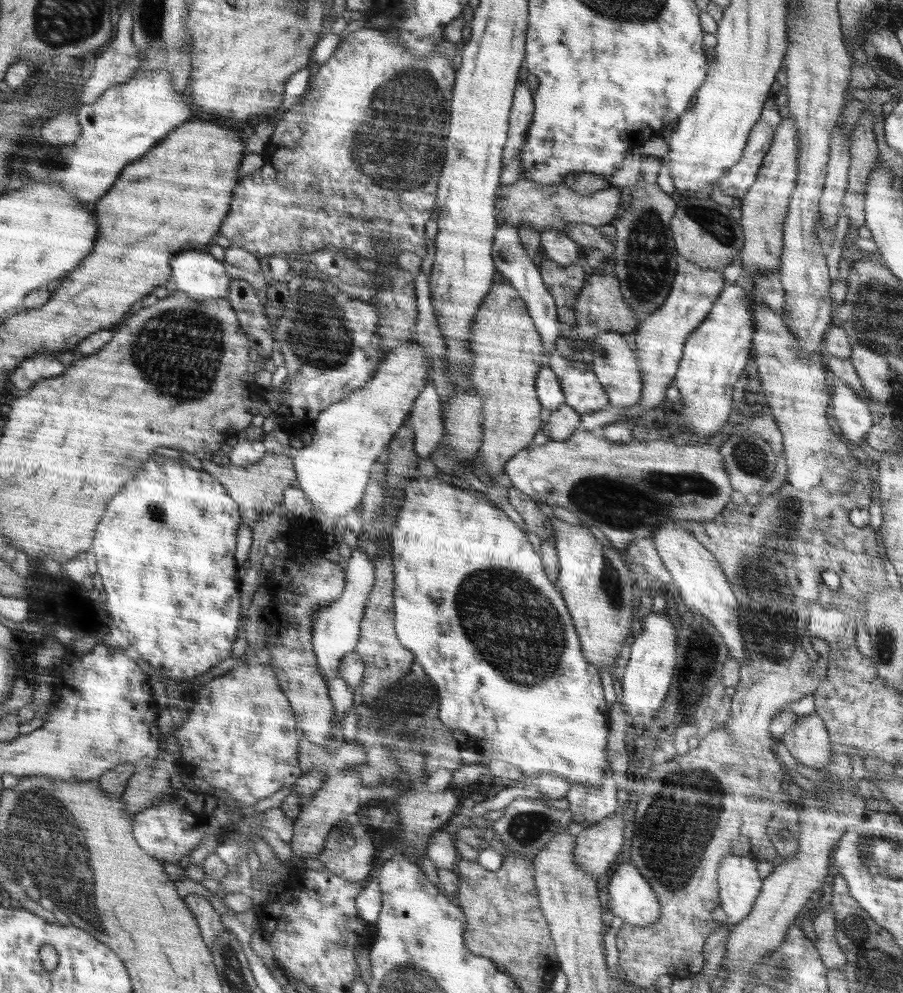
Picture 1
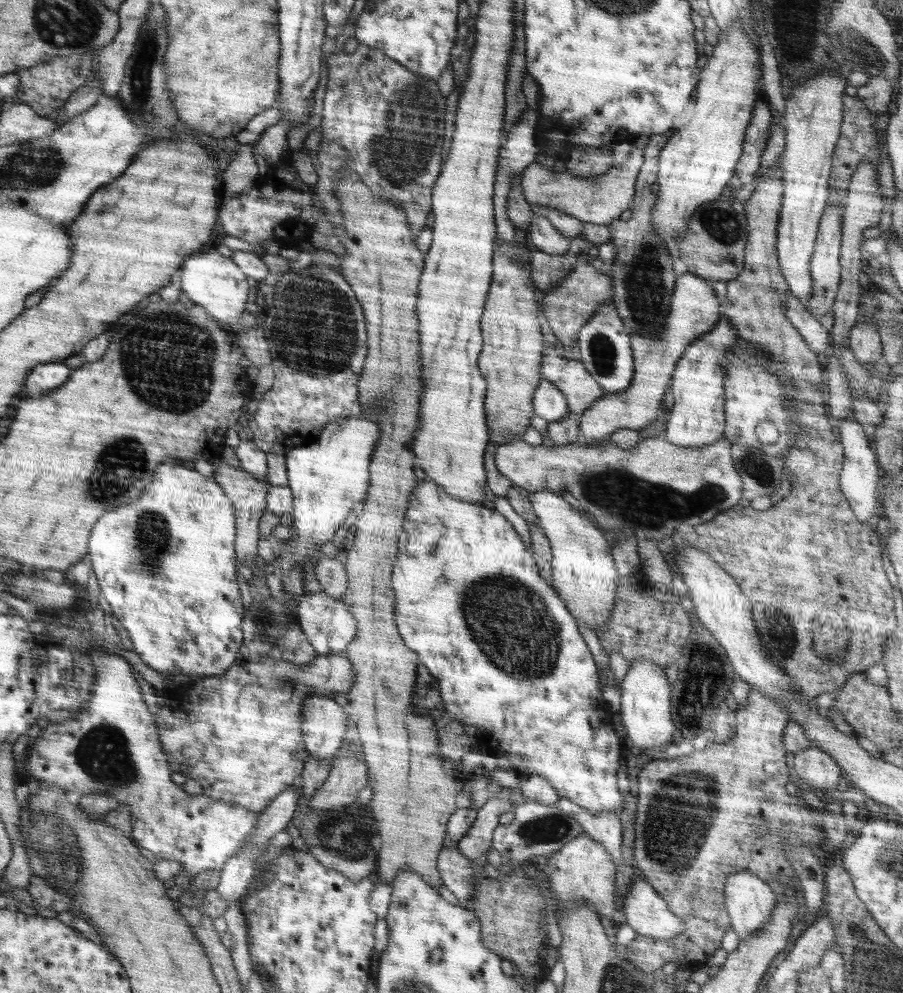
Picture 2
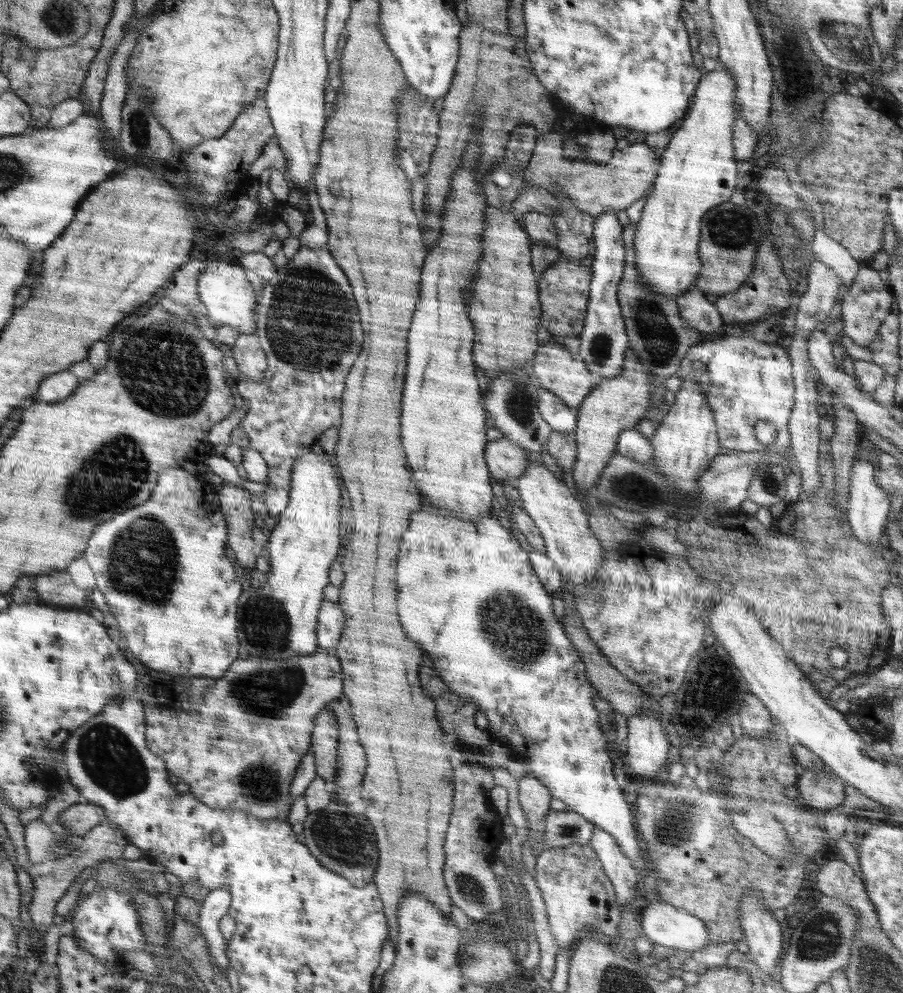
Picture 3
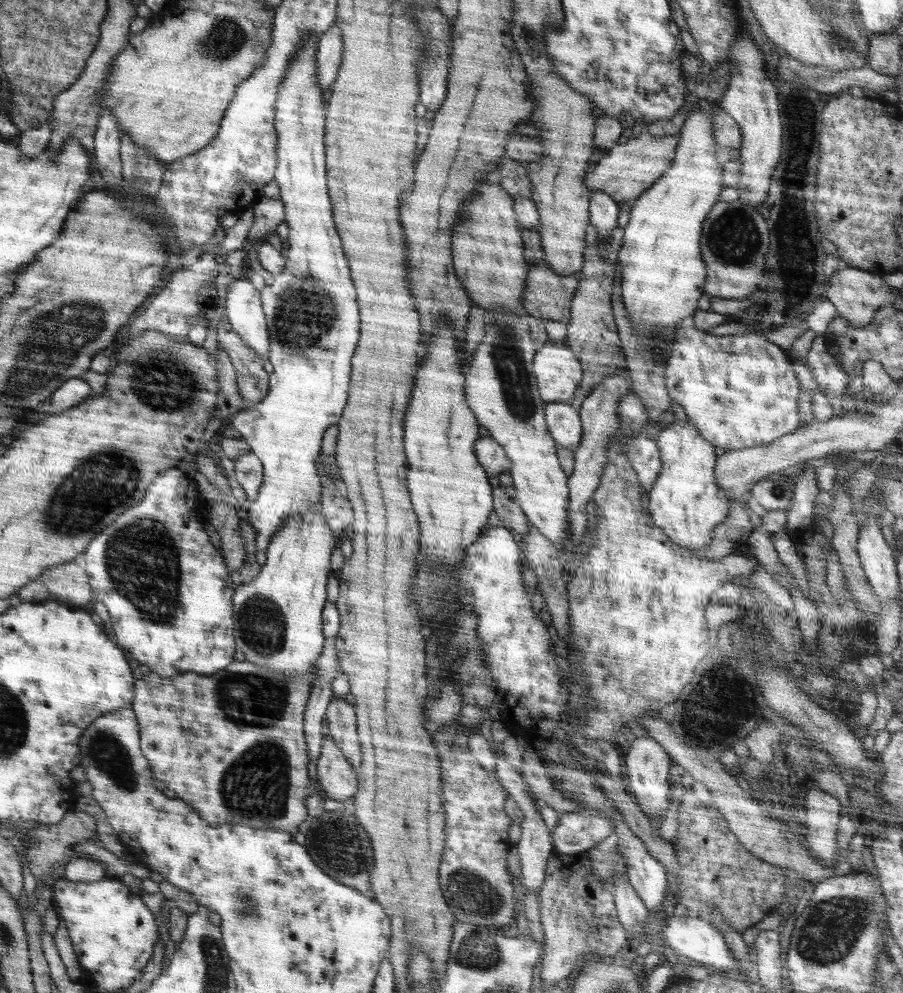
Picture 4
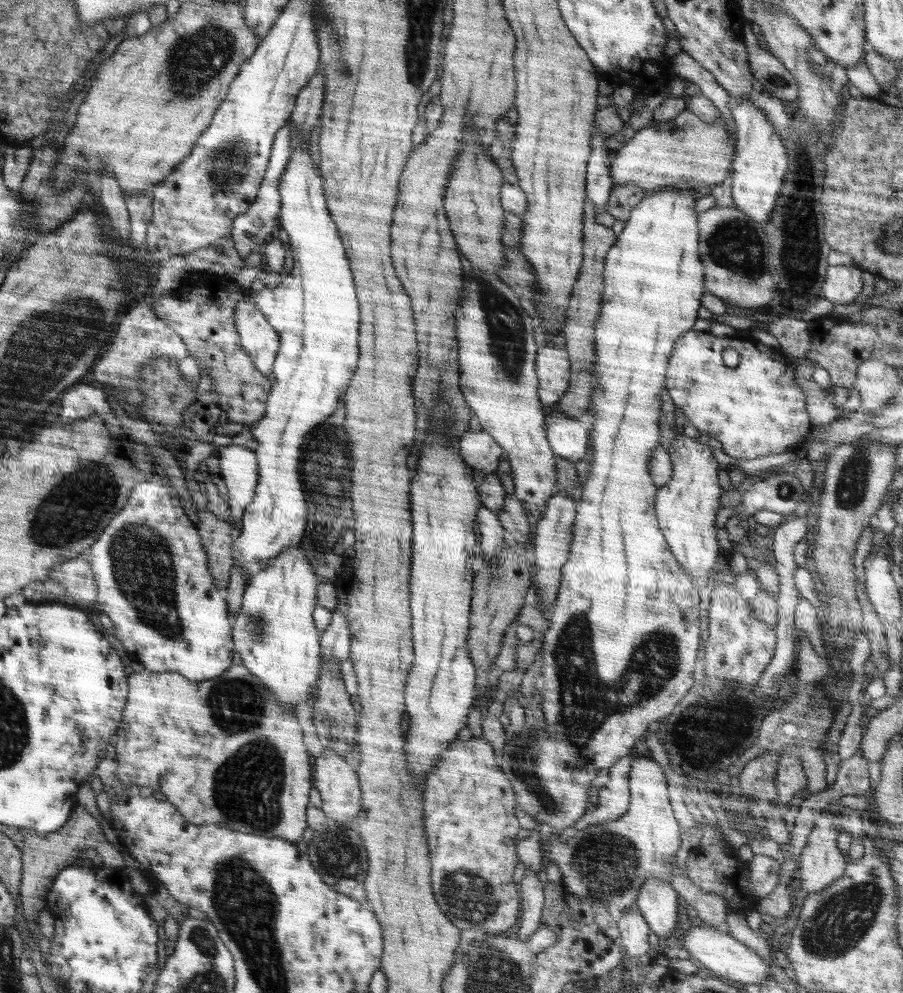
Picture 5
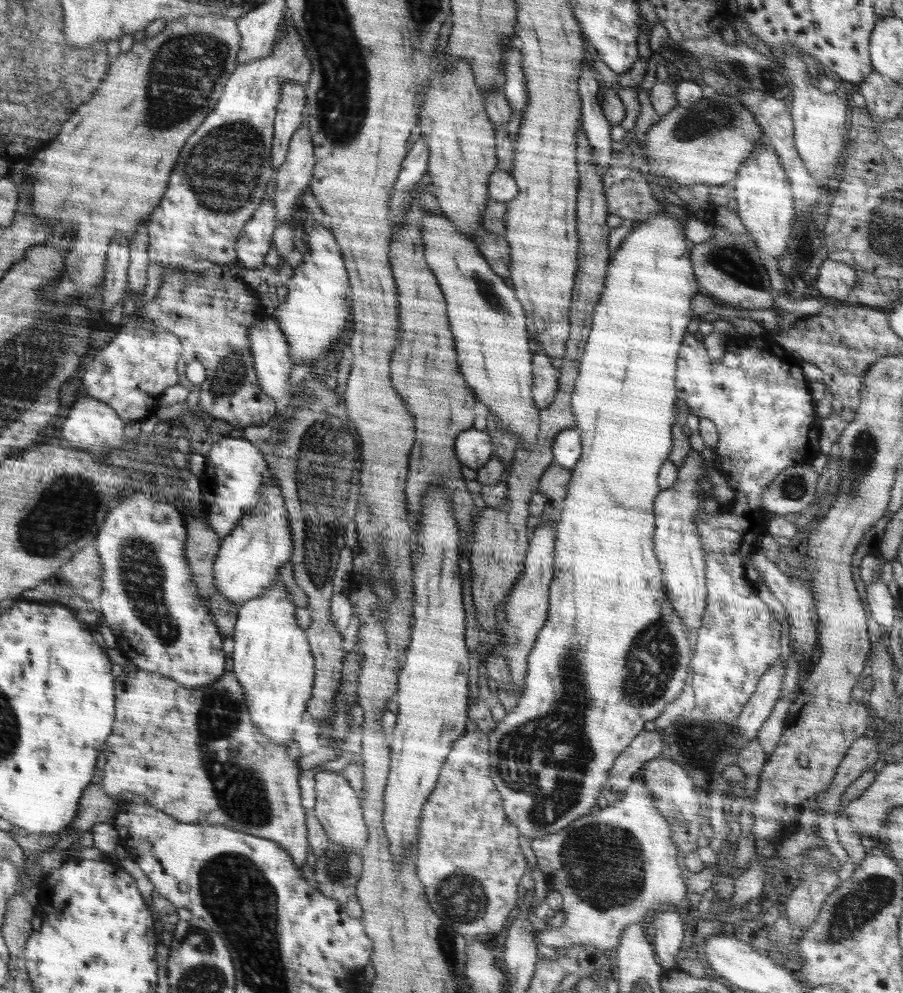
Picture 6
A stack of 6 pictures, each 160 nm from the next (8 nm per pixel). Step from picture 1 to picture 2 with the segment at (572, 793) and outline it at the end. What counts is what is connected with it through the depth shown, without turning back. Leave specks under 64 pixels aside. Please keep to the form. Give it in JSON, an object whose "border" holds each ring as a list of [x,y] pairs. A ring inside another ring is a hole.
{"border":[[[561,798],[557,803],[565,815],[575,818],[583,832],[589,834],[594,840],[601,842],[609,852],[614,866],[618,867],[623,861],[622,851],[622,825],[620,825],[620,814],[614,811],[602,811],[593,813],[585,808],[578,807],[566,798]]]}

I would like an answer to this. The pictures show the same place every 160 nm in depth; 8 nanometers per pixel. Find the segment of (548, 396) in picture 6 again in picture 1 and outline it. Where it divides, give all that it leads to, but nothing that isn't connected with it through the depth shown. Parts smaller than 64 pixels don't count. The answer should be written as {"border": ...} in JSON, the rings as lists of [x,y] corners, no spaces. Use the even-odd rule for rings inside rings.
{"border":[[[557,350],[550,353],[548,365],[560,384],[564,403],[581,415],[604,410],[609,405],[609,398],[592,368],[578,358],[567,358]]]}

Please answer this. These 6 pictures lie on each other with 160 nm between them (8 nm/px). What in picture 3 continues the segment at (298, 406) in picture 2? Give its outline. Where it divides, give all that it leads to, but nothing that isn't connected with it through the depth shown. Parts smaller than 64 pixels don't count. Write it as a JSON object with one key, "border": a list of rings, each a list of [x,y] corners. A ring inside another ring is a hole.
{"border":[[[301,245],[296,256],[294,256],[294,258],[292,258],[284,267],[278,269],[276,274],[272,276],[272,279],[266,282],[266,286],[261,289],[261,299],[260,302],[258,302],[257,336],[259,337],[259,343],[264,349],[265,355],[268,357],[268,369],[270,372],[273,372],[274,375],[271,380],[260,383],[250,379],[239,379],[236,382],[236,386],[239,393],[243,395],[242,398],[244,401],[250,404],[245,417],[243,417],[239,423],[239,426],[241,426],[242,430],[248,435],[250,440],[249,447],[257,450],[264,457],[268,467],[270,467],[268,489],[265,490],[261,498],[267,506],[267,514],[274,516],[274,518],[280,516],[280,512],[284,511],[289,504],[289,492],[292,490],[293,464],[296,463],[299,456],[310,453],[306,448],[308,448],[310,444],[314,444],[316,438],[318,438],[324,430],[328,430],[328,428],[332,428],[332,426],[338,428],[338,426],[342,424],[342,392],[344,392],[344,382],[346,382],[346,376],[348,376],[348,372],[350,372],[350,368],[352,368],[356,356],[358,356],[360,350],[362,350],[362,342],[364,338],[363,330],[360,328],[360,320],[358,320],[356,302],[354,302],[354,298],[352,298],[352,294],[350,294],[353,288],[348,284],[346,278],[346,274],[338,268],[336,258],[330,253],[327,246],[325,246],[325,248],[308,248],[308,246]]]}

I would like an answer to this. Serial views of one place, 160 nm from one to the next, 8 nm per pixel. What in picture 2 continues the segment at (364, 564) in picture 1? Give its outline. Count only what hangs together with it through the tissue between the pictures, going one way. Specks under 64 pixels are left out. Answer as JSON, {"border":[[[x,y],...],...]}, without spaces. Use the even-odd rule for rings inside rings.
{"border":[[[306,593],[297,606],[297,621],[320,656],[344,654],[349,643],[357,636],[357,620],[348,605],[326,593]]]}

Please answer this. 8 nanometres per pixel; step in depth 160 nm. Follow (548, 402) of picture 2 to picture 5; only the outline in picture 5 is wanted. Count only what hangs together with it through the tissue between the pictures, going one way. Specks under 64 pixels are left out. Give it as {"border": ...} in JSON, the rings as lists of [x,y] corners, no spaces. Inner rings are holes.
{"border":[[[552,407],[546,410],[546,430],[547,439],[555,455],[568,459],[570,462],[577,463],[584,458],[587,448],[589,447],[589,430],[584,428],[584,424],[578,419],[567,417],[562,413],[552,411]]]}

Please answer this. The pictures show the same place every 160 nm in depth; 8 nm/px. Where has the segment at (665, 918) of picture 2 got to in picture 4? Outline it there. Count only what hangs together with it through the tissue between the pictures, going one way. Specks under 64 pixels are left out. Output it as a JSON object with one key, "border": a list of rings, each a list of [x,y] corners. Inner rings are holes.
{"border":[[[691,914],[683,917],[666,917],[666,925],[662,927],[662,936],[665,940],[664,945],[673,948],[677,954],[701,962],[703,966],[711,970],[739,975],[732,951],[728,948],[722,932],[705,918],[693,917]]]}

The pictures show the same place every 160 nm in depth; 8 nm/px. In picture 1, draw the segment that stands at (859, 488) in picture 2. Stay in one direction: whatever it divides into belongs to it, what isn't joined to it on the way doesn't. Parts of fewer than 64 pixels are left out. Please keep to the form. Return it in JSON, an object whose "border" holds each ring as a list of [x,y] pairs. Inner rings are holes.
{"border":[[[830,376],[832,412],[837,420],[837,431],[854,444],[861,444],[873,425],[866,399],[859,397],[844,380]]]}

